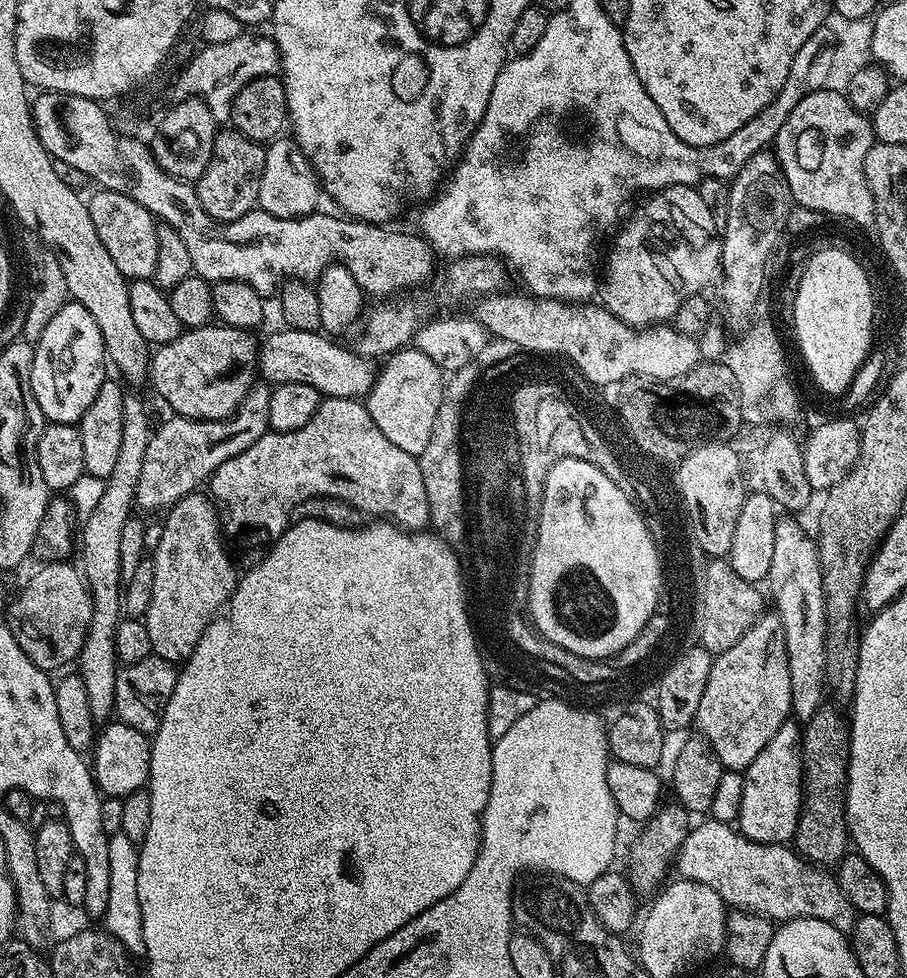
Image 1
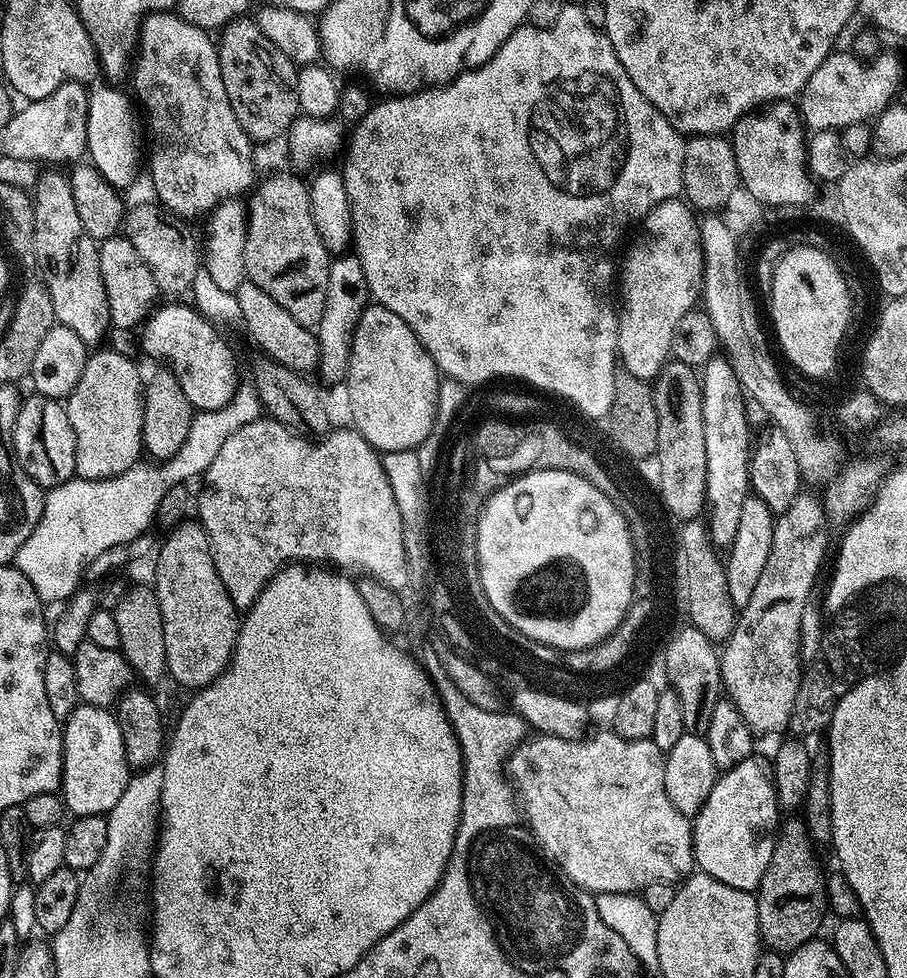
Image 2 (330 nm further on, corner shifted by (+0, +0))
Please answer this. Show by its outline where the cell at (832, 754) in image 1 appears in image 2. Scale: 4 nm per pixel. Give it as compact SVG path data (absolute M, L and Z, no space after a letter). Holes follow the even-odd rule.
M794 818L796 820L792 822L785 821L783 826L779 829L776 837L776 845L774 846L774 854L770 854L770 866L766 866L766 874L762 874L762 882L760 883L758 891L755 893L757 902L757 918L760 923L760 939L763 947L769 952L778 952L781 954L787 954L798 950L806 942L817 939L818 933L816 932L820 928L820 923L824 920L824 912L826 916L826 876L825 873L820 873L820 864L816 861L814 851L814 845L808 838L808 831L804 829L804 821L800 818Z

